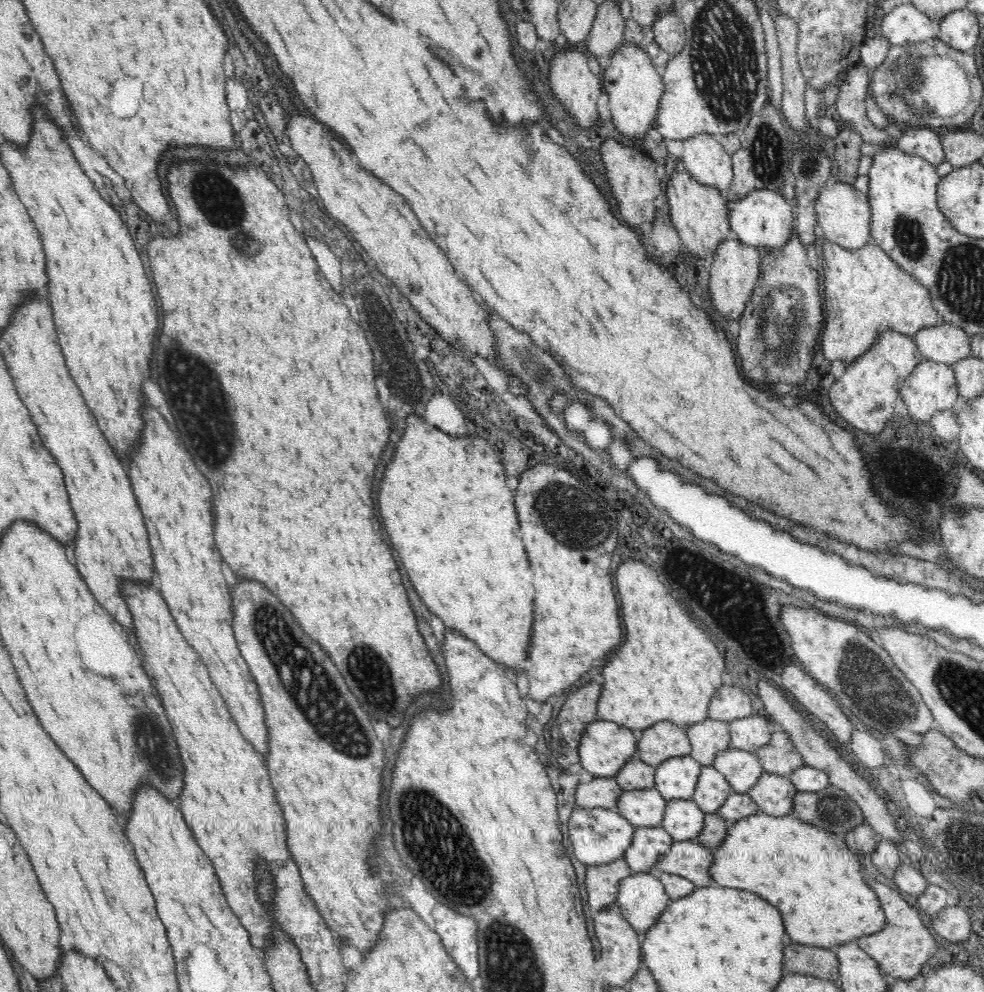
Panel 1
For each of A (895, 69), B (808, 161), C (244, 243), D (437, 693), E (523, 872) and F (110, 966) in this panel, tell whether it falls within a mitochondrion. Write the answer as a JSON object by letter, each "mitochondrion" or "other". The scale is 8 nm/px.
{"A":"mitochondrion","B":"mitochondrion","C":"mitochondrion","D":"other","E":"other","F":"other"}

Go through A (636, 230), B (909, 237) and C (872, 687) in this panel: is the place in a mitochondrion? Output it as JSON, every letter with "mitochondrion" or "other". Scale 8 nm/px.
{"A":"other","B":"mitochondrion","C":"mitochondrion"}

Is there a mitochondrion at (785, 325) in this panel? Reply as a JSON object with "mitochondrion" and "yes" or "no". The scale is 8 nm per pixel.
{"mitochondrion":"yes"}

